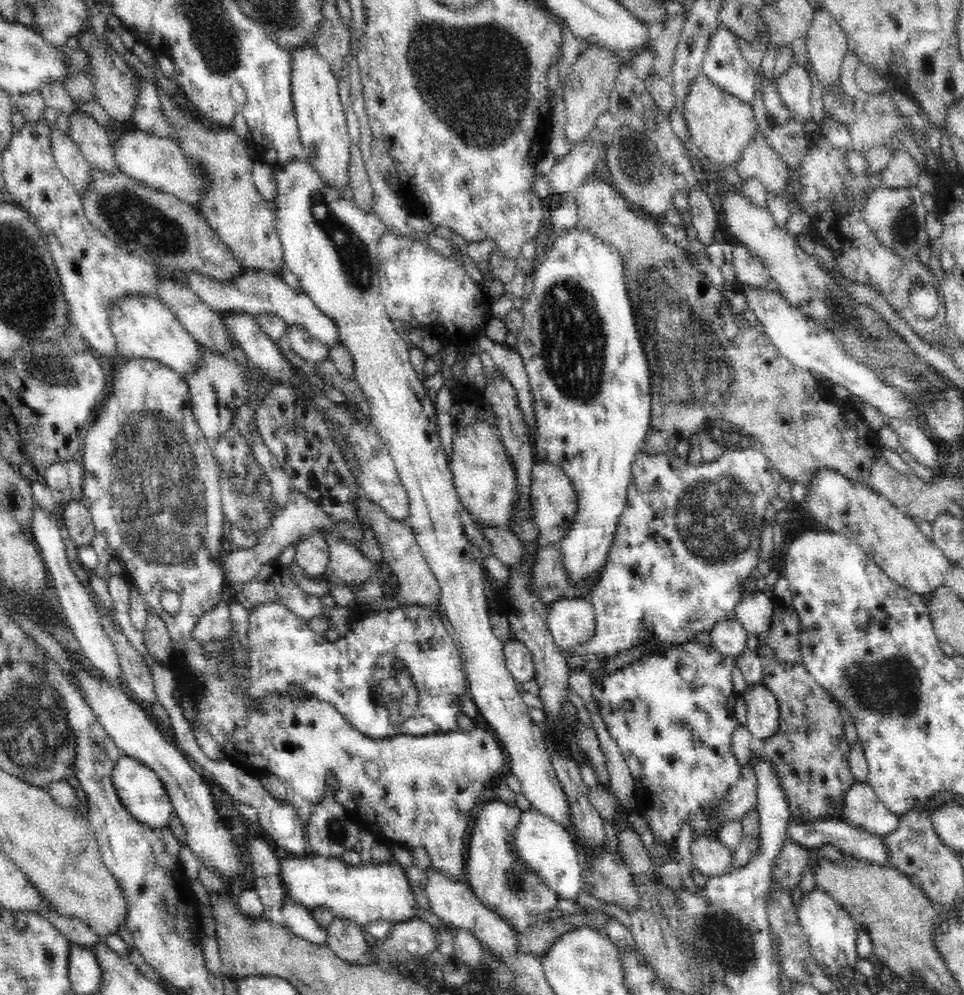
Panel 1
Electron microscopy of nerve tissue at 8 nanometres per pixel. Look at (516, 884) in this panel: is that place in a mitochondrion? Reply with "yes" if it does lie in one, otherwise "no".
yes

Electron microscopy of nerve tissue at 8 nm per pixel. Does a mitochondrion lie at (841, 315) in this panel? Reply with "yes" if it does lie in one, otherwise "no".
yes

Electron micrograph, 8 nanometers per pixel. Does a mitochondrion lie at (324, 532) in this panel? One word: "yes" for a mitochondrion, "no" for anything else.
no

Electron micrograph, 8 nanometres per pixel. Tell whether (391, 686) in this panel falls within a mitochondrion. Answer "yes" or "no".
yes

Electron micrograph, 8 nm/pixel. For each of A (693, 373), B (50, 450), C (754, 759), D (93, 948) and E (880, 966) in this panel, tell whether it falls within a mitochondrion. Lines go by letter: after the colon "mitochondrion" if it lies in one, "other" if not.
A: mitochondrion
B: other
C: other
D: other
E: other

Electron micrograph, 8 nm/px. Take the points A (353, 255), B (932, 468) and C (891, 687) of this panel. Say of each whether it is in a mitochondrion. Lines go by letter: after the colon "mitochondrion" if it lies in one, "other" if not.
A: mitochondrion
B: other
C: mitochondrion

